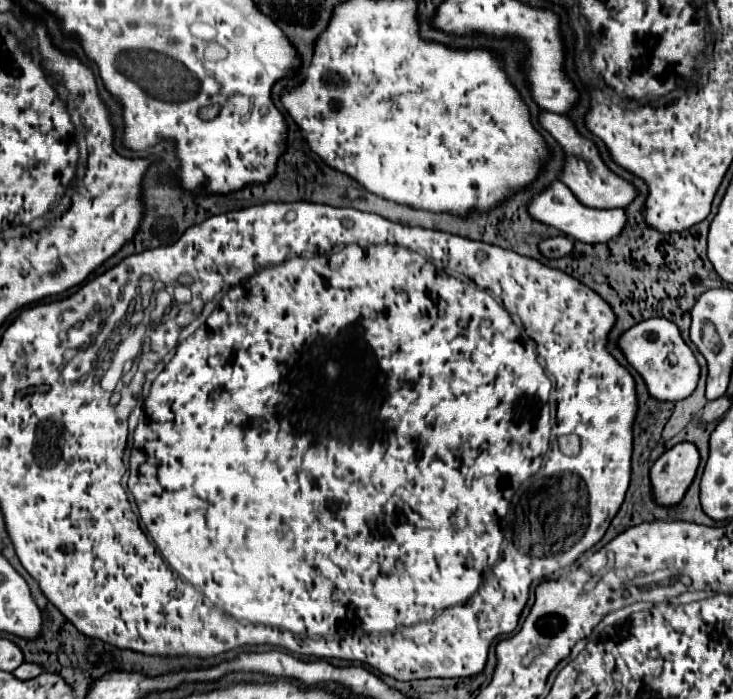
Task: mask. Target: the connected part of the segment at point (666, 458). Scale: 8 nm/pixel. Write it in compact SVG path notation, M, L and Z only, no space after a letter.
M691 441L677 443L651 467L651 485L657 503L669 507L683 499L701 463L699 449Z

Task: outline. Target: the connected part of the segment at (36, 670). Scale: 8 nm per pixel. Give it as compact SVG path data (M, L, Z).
M25 661L21 667L17 667L17 669L15 669L15 673L13 673L13 675L15 675L15 677L19 677L19 679L31 679L31 677L41 675L41 671L43 671L43 669L41 669L37 663L27 663L27 661Z

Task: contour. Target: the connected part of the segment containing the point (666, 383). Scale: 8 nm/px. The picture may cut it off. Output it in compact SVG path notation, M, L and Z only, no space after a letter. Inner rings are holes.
M647 319L631 327L623 333L619 339L621 349L627 357L627 361L639 371L639 375L645 379L649 393L661 401L681 401L693 393L699 381L699 363L689 349L689 345L681 339L679 329L675 323L667 319Z

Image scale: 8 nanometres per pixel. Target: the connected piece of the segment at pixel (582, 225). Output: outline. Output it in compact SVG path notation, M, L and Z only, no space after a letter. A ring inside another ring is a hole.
M555 181L547 191L537 195L529 205L529 213L537 221L543 221L543 223L563 231L567 237L583 241L583 243L607 243L613 237L617 237L619 231L623 231L623 227L627 227L627 211L625 209L583 207L583 203L579 203L579 199L575 199L573 191L567 185L563 185L561 181Z

